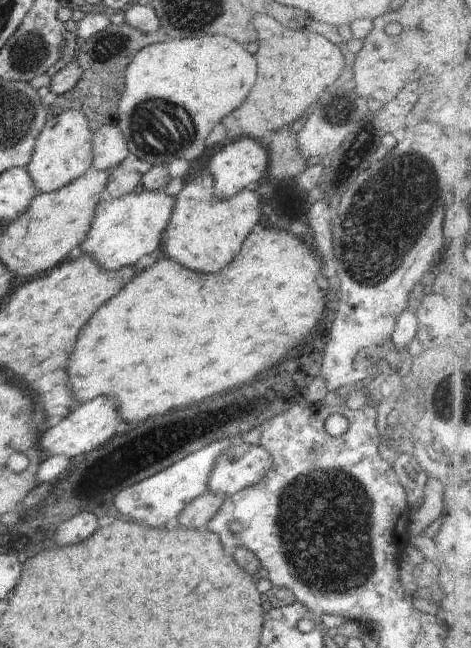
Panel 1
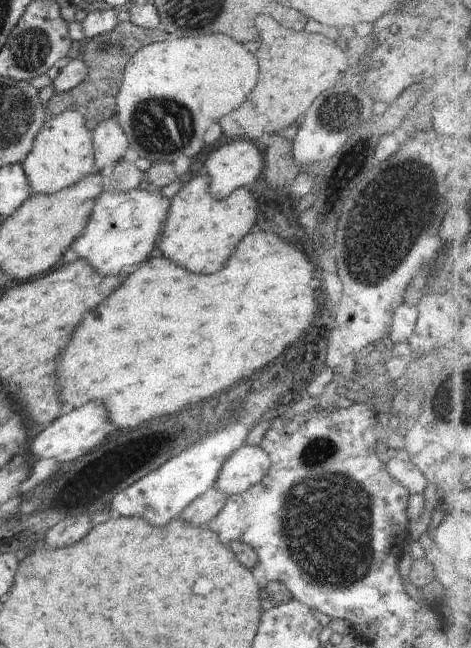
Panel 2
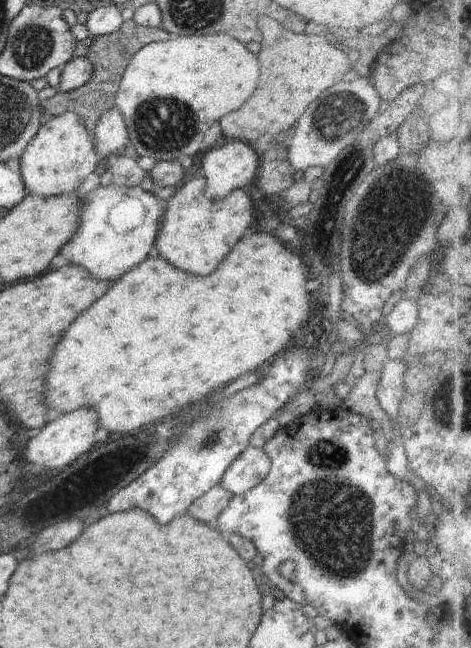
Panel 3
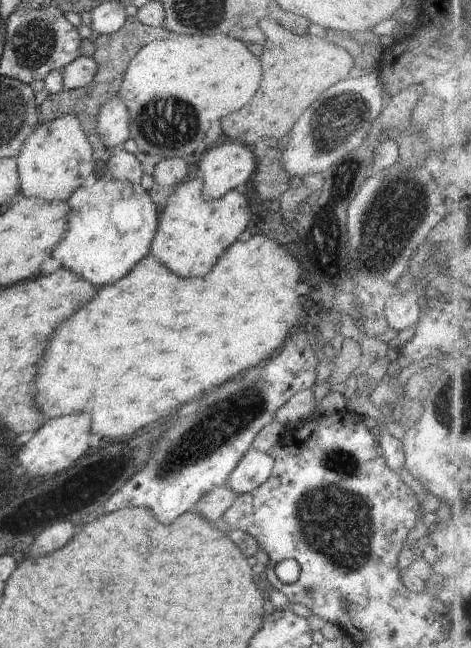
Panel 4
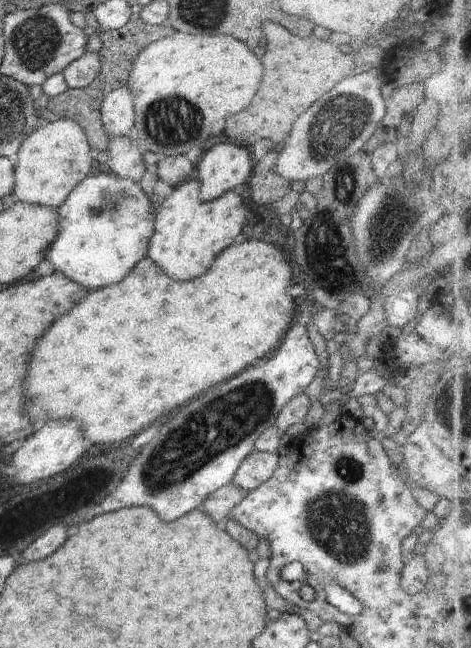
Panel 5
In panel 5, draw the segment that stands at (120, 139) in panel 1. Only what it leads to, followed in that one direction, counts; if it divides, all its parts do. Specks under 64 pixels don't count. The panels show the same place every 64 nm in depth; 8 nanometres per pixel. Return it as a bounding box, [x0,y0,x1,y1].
[101,84,134,137]

